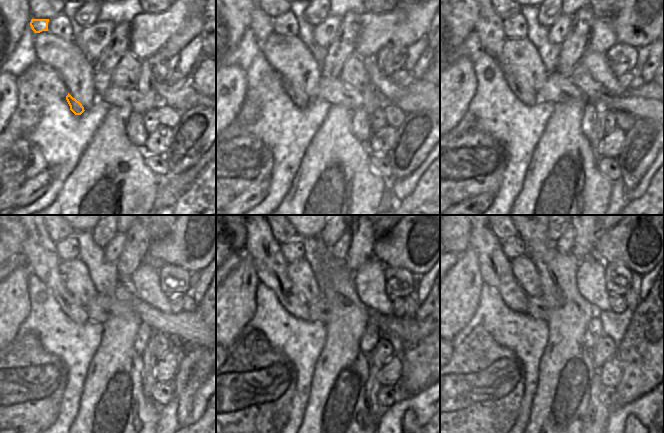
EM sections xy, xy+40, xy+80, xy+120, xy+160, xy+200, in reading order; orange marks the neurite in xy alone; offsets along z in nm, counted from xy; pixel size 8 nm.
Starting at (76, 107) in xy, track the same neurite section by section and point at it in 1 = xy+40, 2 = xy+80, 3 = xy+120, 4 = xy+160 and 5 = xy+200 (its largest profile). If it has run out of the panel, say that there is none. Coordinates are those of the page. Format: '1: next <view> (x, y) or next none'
1: next xy+40 (299, 97)
2: next xy+80 (519, 86)
3: next xy+120 (39, 251)
4: next xy+160 (271, 268)
5: next xy+200 (496, 270)

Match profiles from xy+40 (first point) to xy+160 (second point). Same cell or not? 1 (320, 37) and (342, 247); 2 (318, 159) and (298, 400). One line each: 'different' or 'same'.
1: same
2: different

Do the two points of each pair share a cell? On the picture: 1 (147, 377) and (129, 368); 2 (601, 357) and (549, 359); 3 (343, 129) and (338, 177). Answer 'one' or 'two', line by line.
1: two
2: two
3: one

